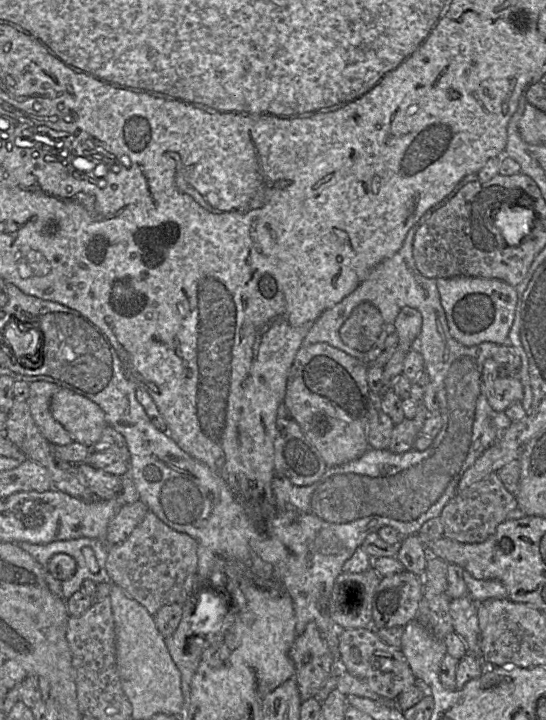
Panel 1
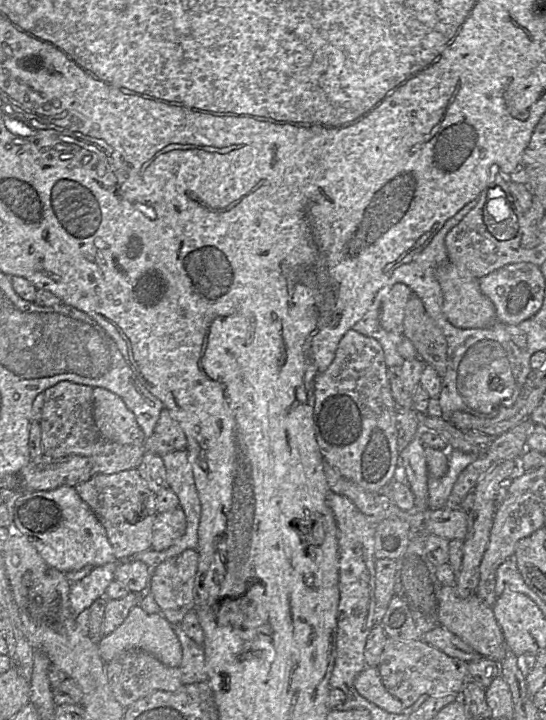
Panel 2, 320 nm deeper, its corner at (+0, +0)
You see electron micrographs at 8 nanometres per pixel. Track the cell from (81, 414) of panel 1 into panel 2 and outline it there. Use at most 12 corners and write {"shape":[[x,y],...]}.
{"shape":[[93,388],[93,416],[104,439],[144,446],[134,414],[115,393]]}

